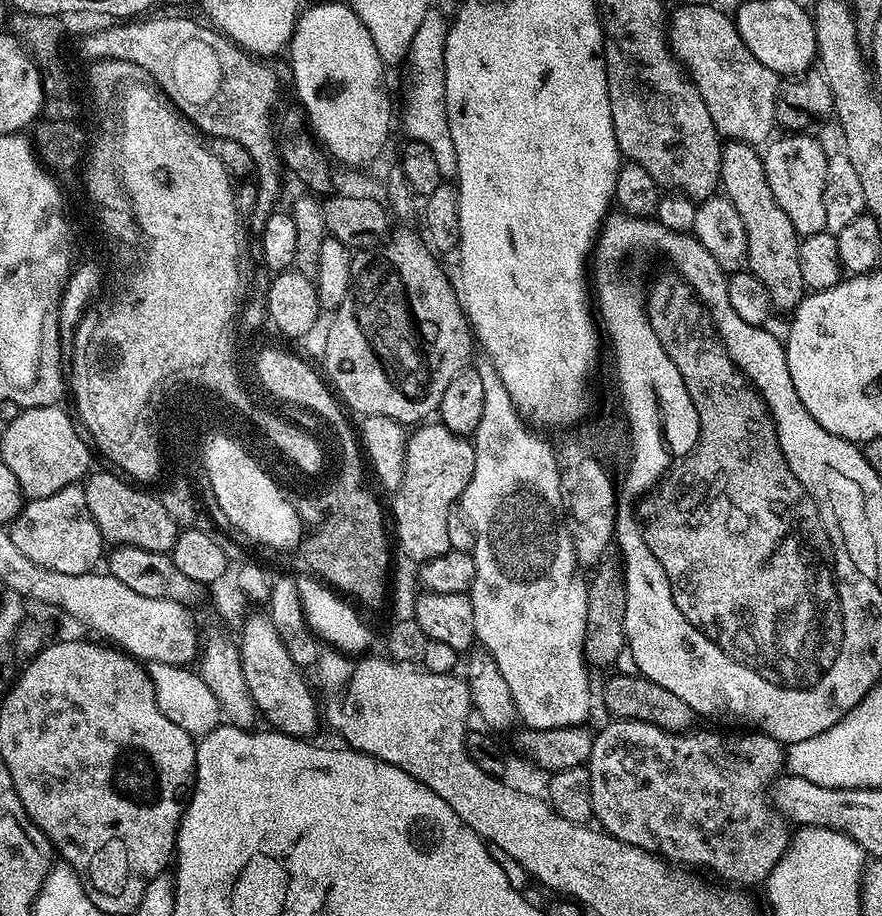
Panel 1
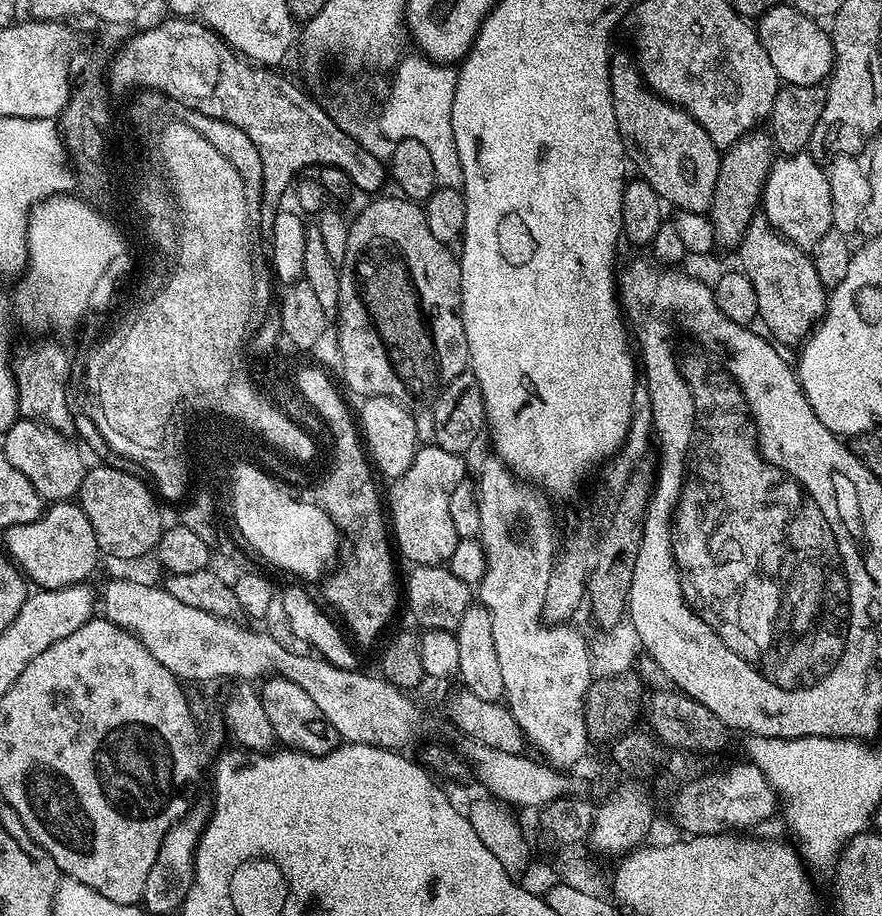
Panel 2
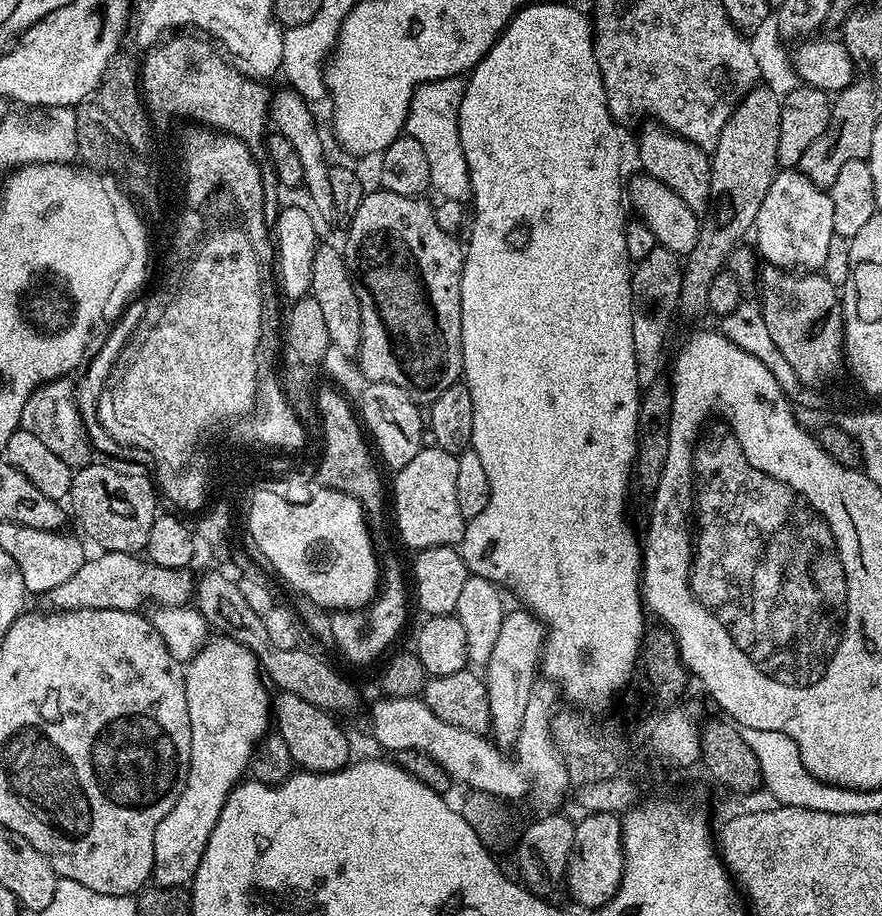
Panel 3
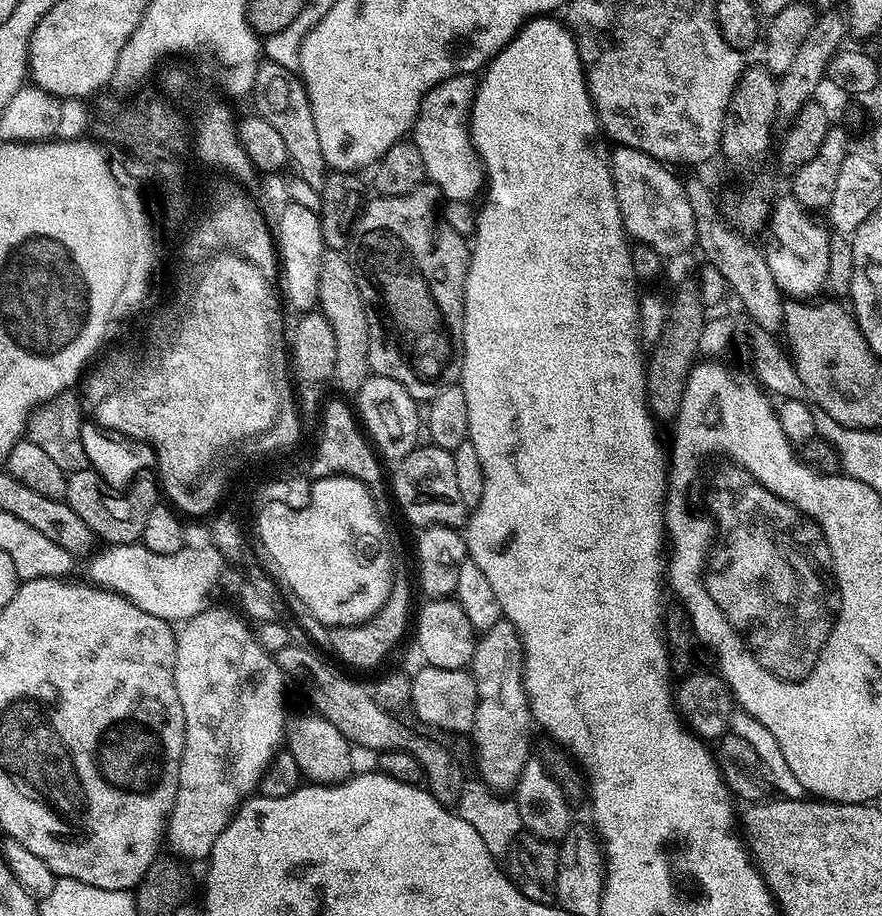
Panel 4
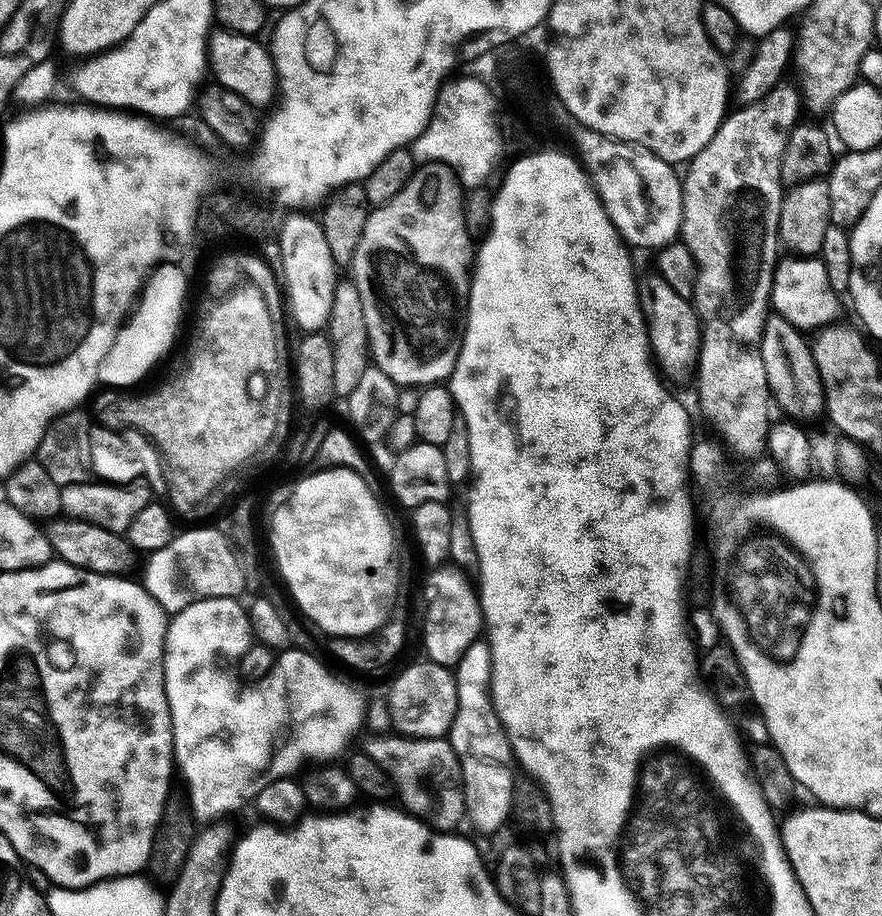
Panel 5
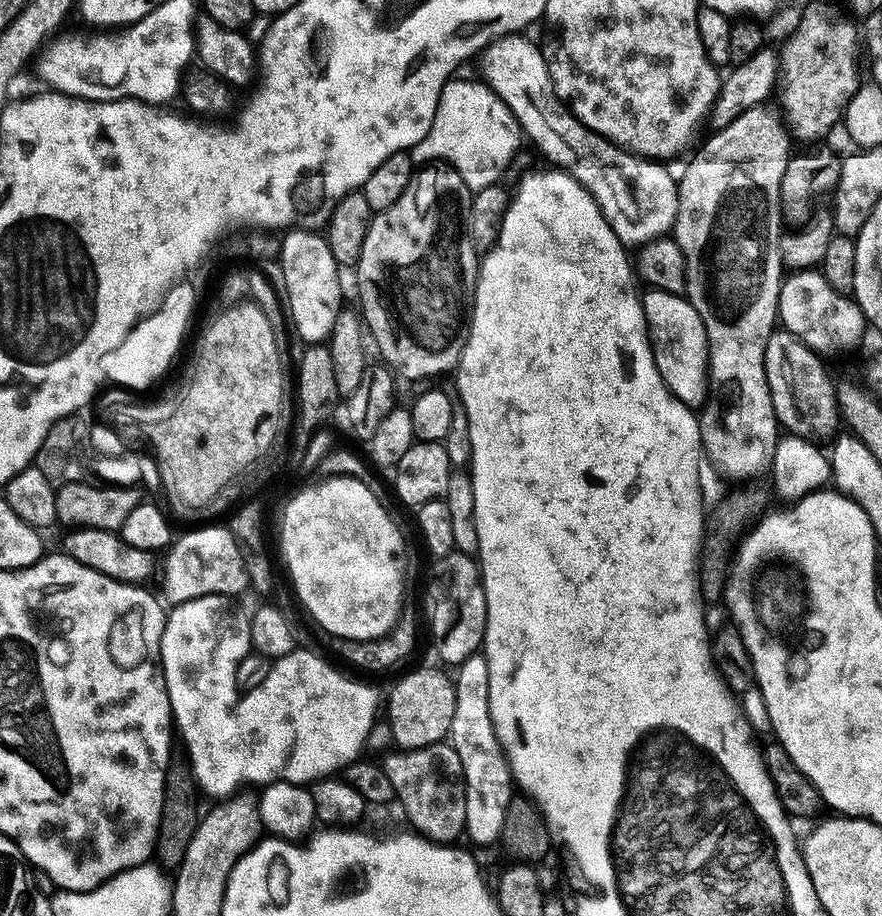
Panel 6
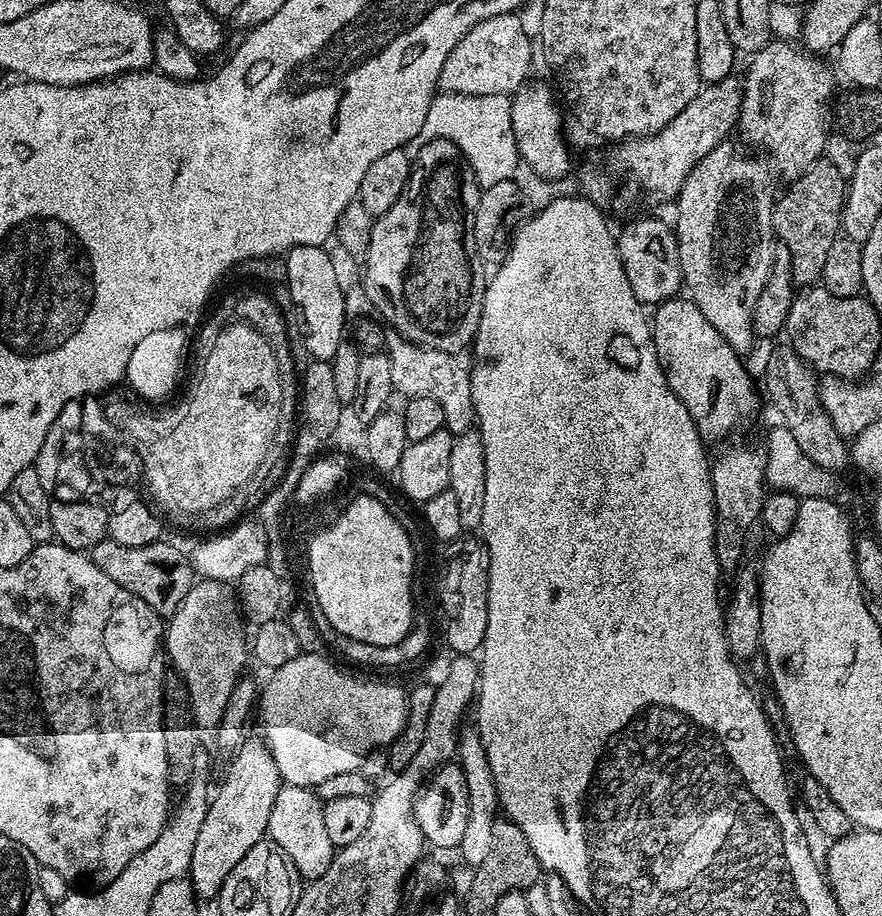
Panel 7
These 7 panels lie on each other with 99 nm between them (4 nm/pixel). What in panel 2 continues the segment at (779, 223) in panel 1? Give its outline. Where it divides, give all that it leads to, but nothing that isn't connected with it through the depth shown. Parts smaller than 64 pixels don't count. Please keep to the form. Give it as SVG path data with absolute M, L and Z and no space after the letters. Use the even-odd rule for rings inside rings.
M757 214L746 226L738 251L739 271L744 272L754 286L754 294L758 297L758 320L768 327L767 335L780 346L803 345L808 333L816 327L818 318L828 309L829 298L824 283L814 270L811 255L780 235L762 214Z

